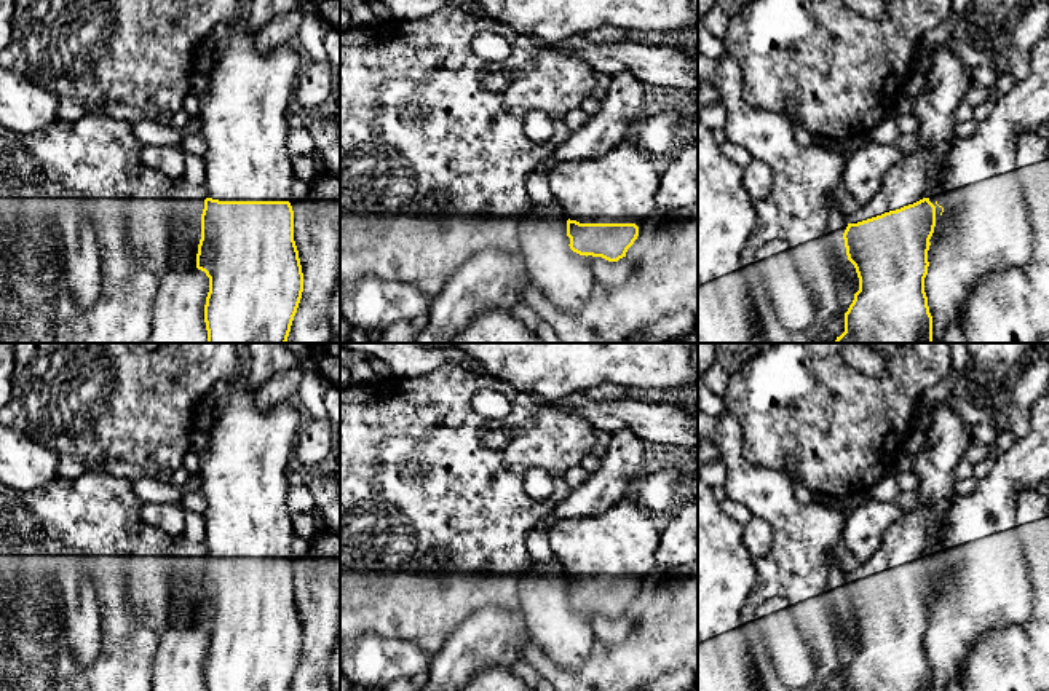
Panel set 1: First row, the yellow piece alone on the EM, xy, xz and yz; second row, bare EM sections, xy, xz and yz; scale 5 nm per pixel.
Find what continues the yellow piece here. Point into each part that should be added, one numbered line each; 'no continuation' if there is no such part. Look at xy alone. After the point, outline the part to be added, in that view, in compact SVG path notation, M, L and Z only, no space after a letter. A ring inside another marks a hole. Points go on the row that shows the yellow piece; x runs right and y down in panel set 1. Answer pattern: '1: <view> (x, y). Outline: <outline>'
1: xy (243, 112). Outline: M243 18L230 24L230 32L222 45L216 48L216 57L206 62L209 73L209 88L198 96L203 136L208 152L204 161L204 188L208 198L219 201L292 201L294 169L287 148L287 134L291 126L286 112L294 99L294 86L299 75L299 54L283 43L268 53L257 49L257 32L246 26Z

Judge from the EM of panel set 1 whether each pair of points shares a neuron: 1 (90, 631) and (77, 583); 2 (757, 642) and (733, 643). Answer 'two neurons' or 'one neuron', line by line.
1: one neuron
2: two neurons

